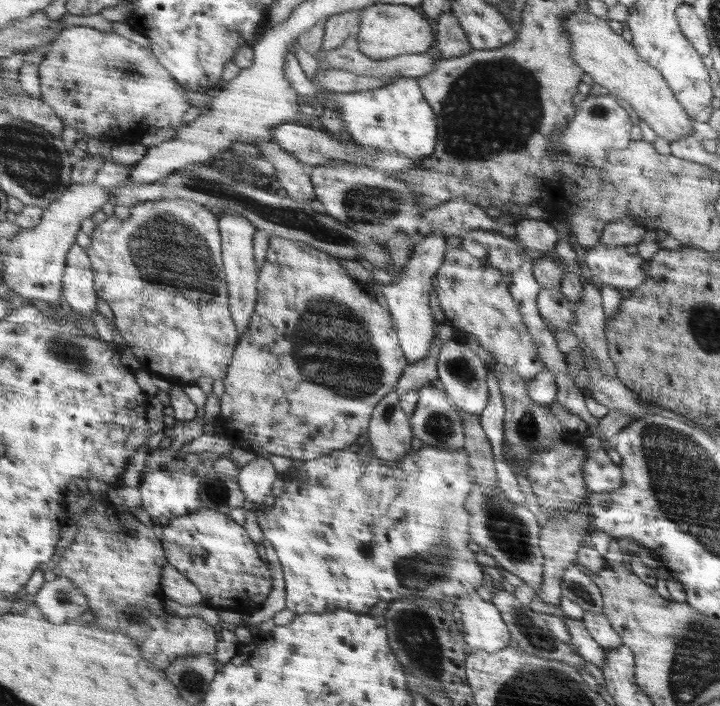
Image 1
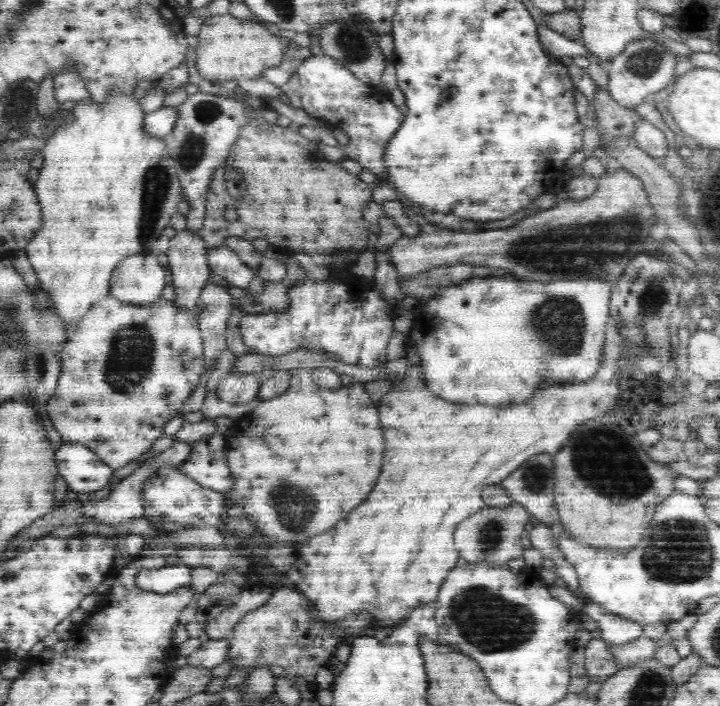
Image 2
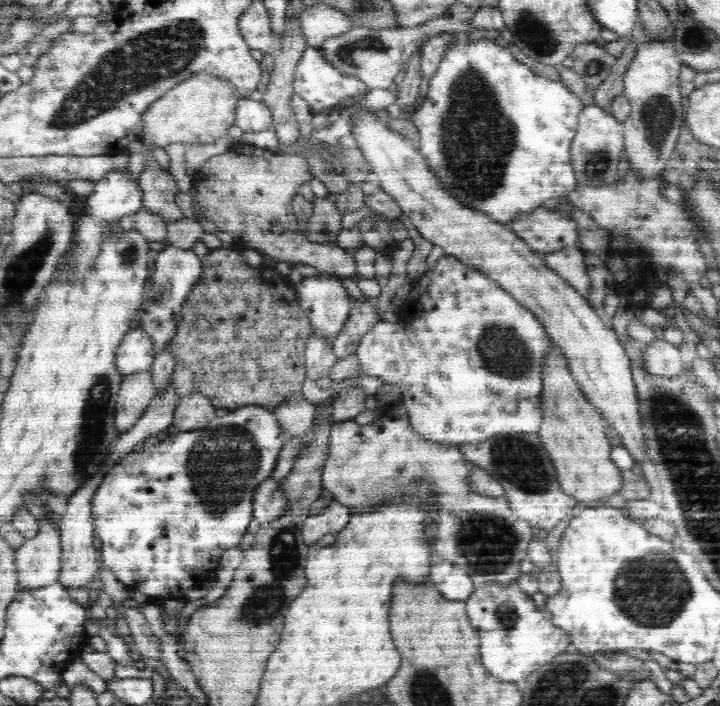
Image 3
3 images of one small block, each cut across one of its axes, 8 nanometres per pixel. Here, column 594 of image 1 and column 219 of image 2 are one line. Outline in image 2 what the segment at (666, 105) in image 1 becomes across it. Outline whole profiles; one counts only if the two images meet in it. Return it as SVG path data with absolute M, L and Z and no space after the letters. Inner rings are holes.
M226 13L208 18L208 22L201 25L198 39L200 42L196 47L196 71L200 78L211 83L240 78L258 79L268 68L276 67L284 60L282 59L282 40L274 38L260 24L240 22L238 18L232 18Z

